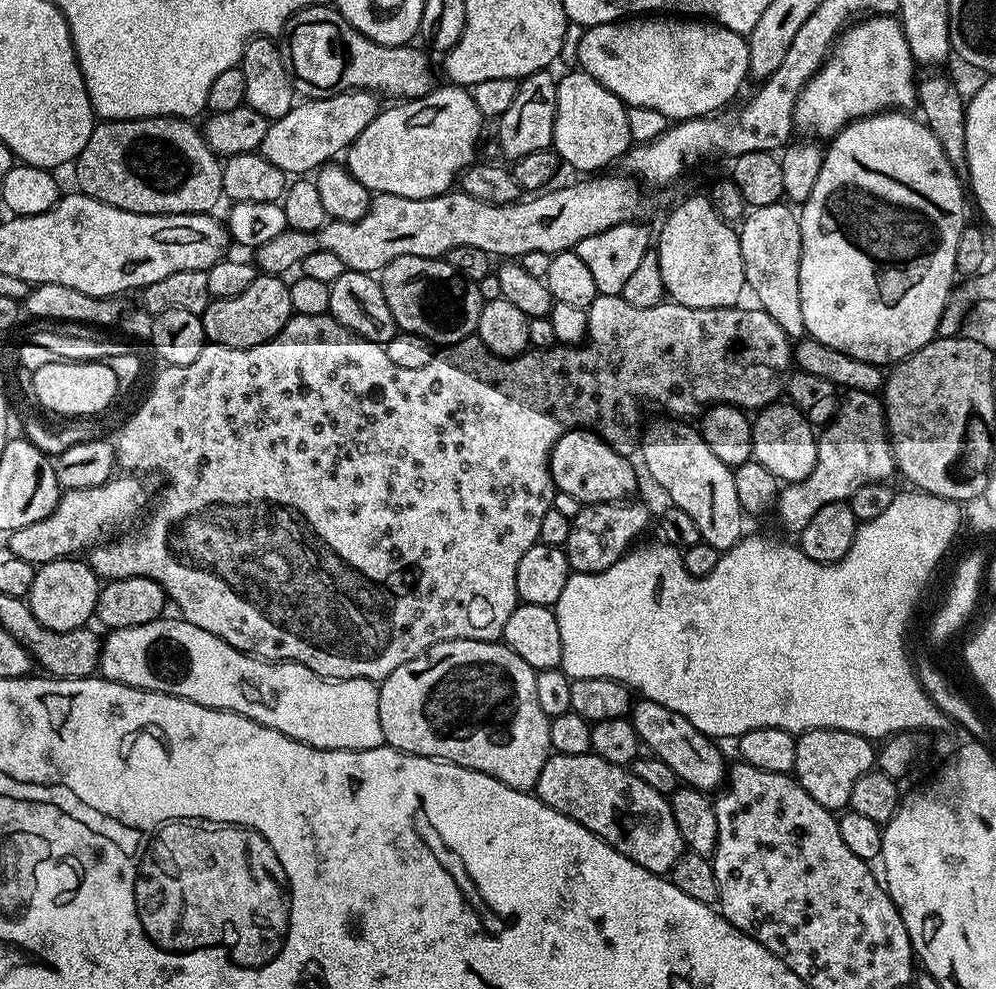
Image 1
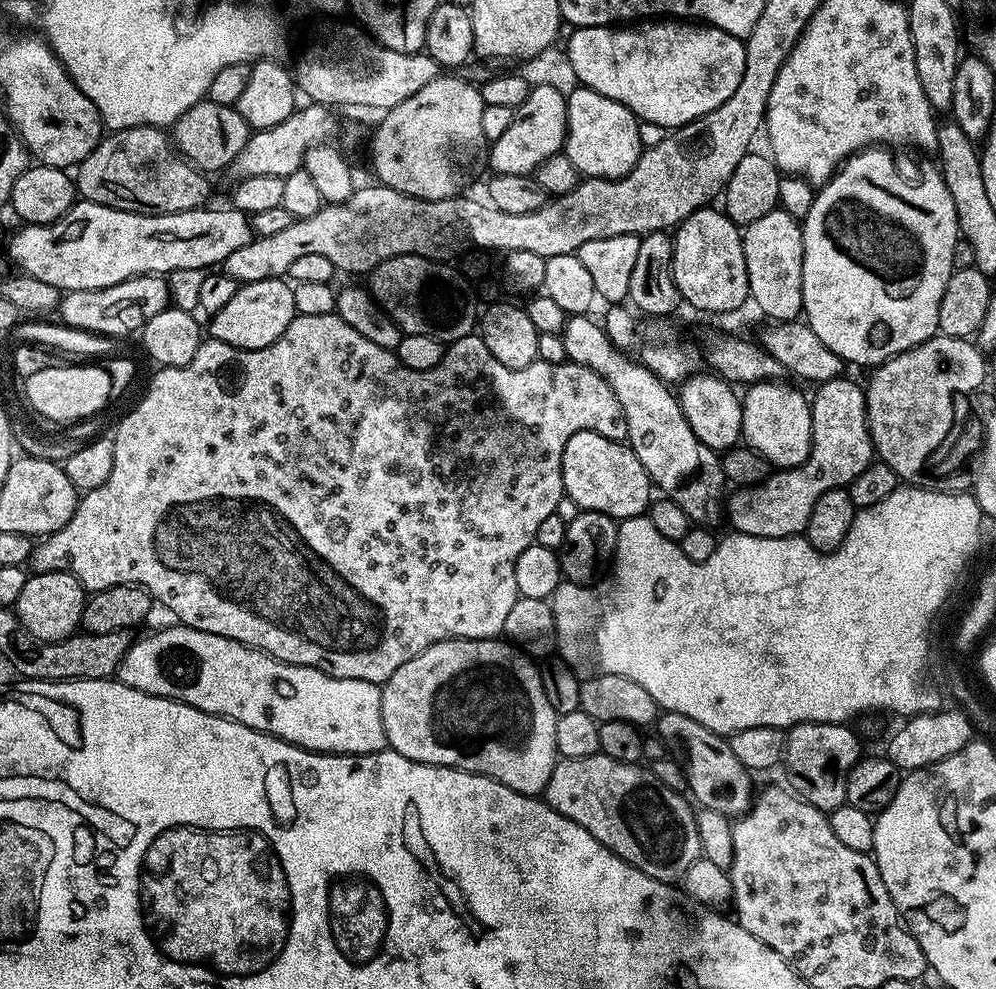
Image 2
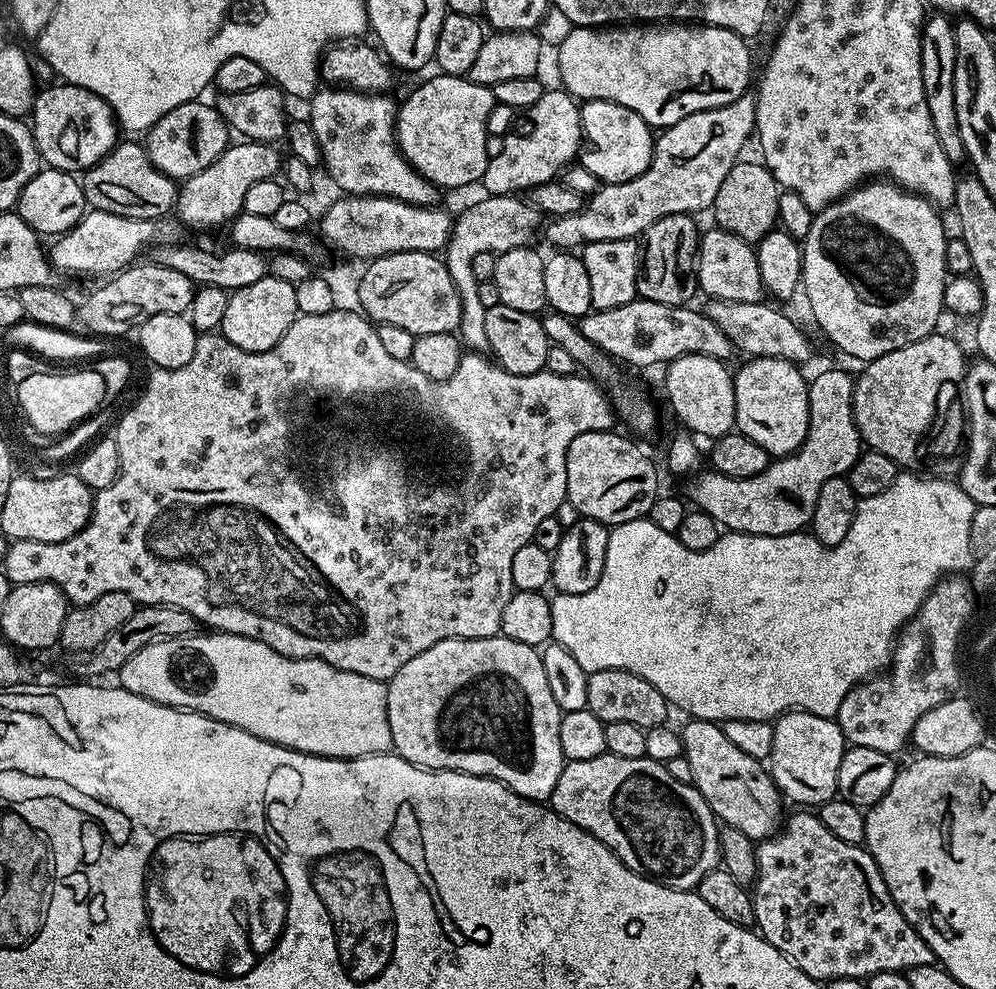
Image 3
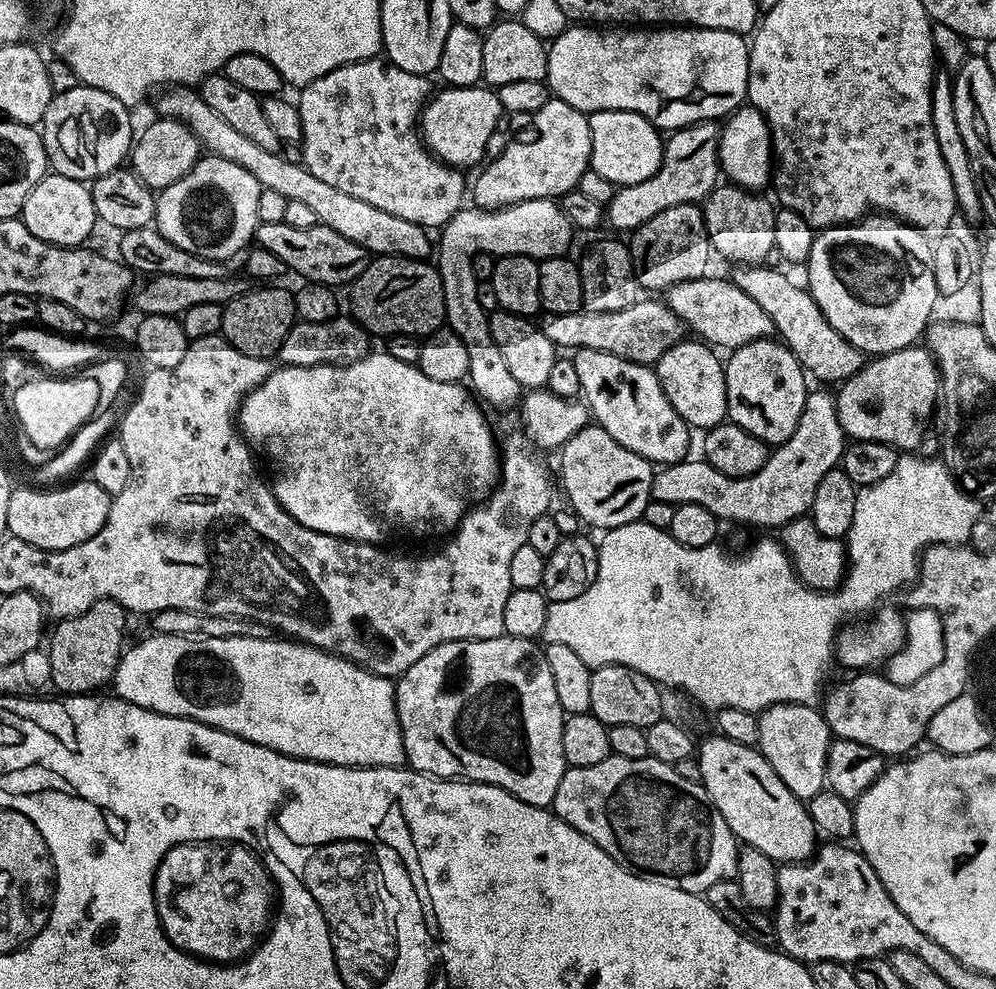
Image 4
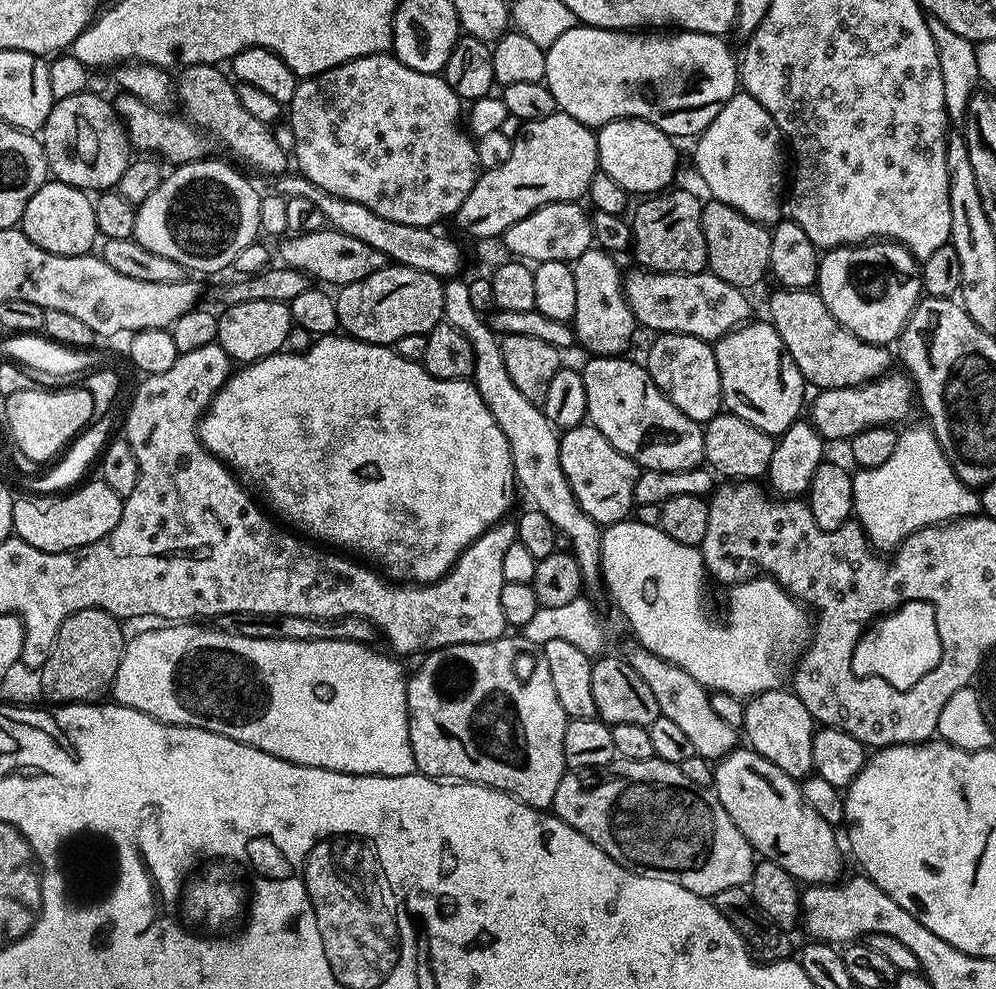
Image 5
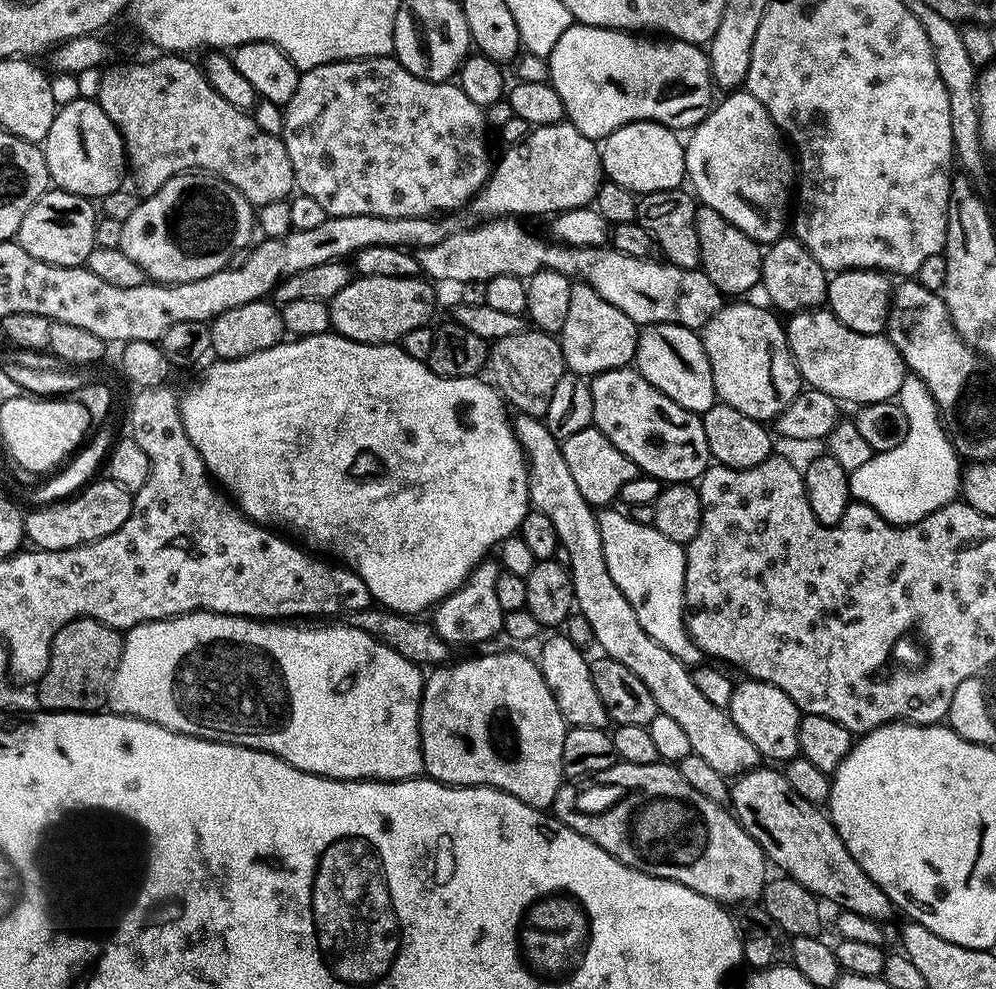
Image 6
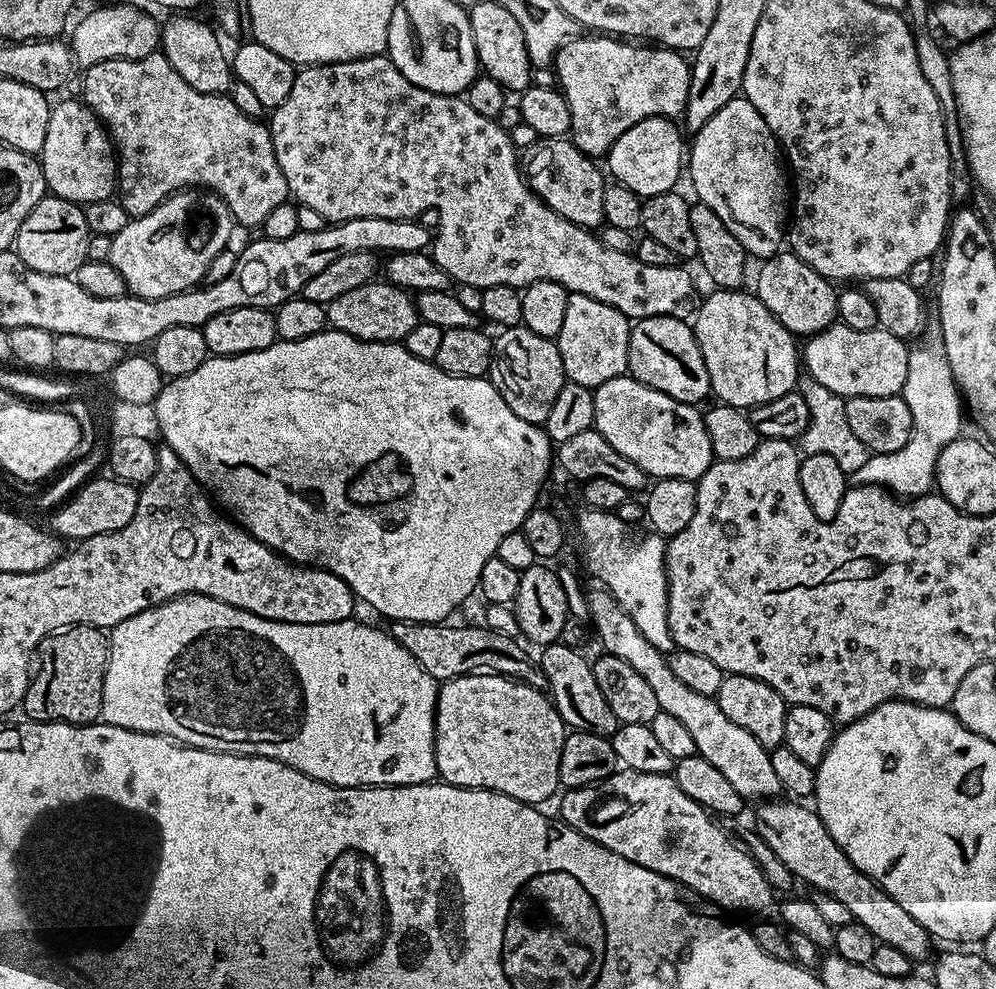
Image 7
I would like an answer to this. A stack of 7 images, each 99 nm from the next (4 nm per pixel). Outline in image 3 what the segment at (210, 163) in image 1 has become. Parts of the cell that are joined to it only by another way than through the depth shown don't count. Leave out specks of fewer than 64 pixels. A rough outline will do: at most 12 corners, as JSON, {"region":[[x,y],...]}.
{"region":[[117,143],[83,173],[97,212],[159,220],[177,181],[147,147]]}

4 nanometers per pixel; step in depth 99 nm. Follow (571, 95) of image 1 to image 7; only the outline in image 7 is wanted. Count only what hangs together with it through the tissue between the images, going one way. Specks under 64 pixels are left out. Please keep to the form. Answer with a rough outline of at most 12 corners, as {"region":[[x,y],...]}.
{"region":[[651,116],[612,143],[611,179],[642,198],[671,192],[686,140]]}

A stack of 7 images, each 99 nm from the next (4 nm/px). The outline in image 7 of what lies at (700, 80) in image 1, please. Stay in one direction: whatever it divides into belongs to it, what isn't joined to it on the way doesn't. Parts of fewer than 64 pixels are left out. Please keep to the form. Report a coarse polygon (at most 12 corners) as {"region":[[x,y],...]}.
{"region":[[611,34],[562,45],[570,139],[607,157],[630,126],[683,113],[689,61]]}

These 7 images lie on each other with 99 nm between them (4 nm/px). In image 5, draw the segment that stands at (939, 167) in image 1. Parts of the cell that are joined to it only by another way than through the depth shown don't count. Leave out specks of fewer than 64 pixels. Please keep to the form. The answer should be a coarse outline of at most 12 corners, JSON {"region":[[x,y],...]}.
{"region":[[895,242],[820,256],[818,291],[846,330],[892,346],[922,298]]}

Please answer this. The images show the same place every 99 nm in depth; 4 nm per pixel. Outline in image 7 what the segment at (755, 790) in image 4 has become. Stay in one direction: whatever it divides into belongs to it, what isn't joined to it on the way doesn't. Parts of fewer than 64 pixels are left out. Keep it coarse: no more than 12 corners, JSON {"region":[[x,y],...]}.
{"region":[[788,798],[757,807],[765,846],[843,902],[879,943],[926,959],[927,930],[858,871],[820,815]]}

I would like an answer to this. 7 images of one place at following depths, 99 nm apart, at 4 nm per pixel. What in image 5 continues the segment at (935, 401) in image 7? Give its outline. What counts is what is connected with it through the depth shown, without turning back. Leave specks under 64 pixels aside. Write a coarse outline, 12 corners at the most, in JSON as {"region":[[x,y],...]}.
{"region":[[931,427],[852,478],[869,544],[980,512]]}

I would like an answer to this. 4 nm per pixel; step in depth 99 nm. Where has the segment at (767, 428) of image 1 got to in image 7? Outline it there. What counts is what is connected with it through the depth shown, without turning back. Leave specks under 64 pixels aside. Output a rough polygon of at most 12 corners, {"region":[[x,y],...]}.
{"region":[[712,290],[694,331],[711,395],[797,387],[798,344],[755,294]]}

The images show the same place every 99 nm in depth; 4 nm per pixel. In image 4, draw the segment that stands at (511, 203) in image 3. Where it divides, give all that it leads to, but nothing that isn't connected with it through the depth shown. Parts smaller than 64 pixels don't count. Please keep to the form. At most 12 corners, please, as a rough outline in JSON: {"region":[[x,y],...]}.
{"region":[[551,200],[461,207],[438,236],[444,318],[466,346],[481,401],[520,383],[478,314],[472,260],[549,260],[572,244]]}

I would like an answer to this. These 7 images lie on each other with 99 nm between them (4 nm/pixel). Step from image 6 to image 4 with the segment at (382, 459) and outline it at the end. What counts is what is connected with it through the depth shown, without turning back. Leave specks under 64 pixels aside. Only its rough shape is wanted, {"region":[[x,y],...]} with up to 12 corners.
{"region":[[387,350],[240,403],[299,524],[451,533],[500,478],[463,383]]}

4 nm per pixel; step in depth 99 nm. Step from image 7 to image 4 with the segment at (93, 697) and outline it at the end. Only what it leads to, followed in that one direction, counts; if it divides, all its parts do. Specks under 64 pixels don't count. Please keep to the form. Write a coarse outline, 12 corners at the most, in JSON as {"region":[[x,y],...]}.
{"region":[[99,600],[51,629],[52,688],[111,685],[126,610]]}

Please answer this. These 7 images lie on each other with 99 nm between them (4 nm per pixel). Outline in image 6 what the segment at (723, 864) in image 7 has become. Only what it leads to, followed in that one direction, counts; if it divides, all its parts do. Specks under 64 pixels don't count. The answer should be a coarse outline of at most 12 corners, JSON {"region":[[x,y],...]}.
{"region":[[667,762],[560,785],[550,812],[721,906],[770,864]]}

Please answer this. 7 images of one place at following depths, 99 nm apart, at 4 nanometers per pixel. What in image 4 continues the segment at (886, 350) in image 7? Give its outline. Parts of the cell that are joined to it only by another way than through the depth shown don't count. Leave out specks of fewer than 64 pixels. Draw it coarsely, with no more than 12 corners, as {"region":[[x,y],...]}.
{"region":[[769,266],[730,279],[809,377],[835,385],[866,363],[807,287]]}

